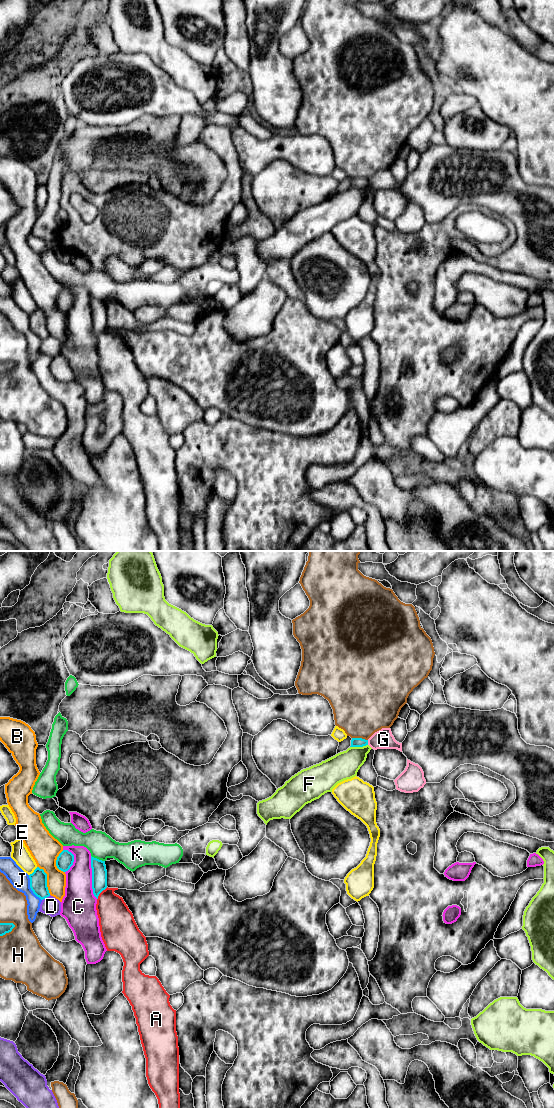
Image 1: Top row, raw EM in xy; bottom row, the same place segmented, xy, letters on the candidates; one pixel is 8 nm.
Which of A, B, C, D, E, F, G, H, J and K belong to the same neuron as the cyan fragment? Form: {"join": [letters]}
{"join": []}

